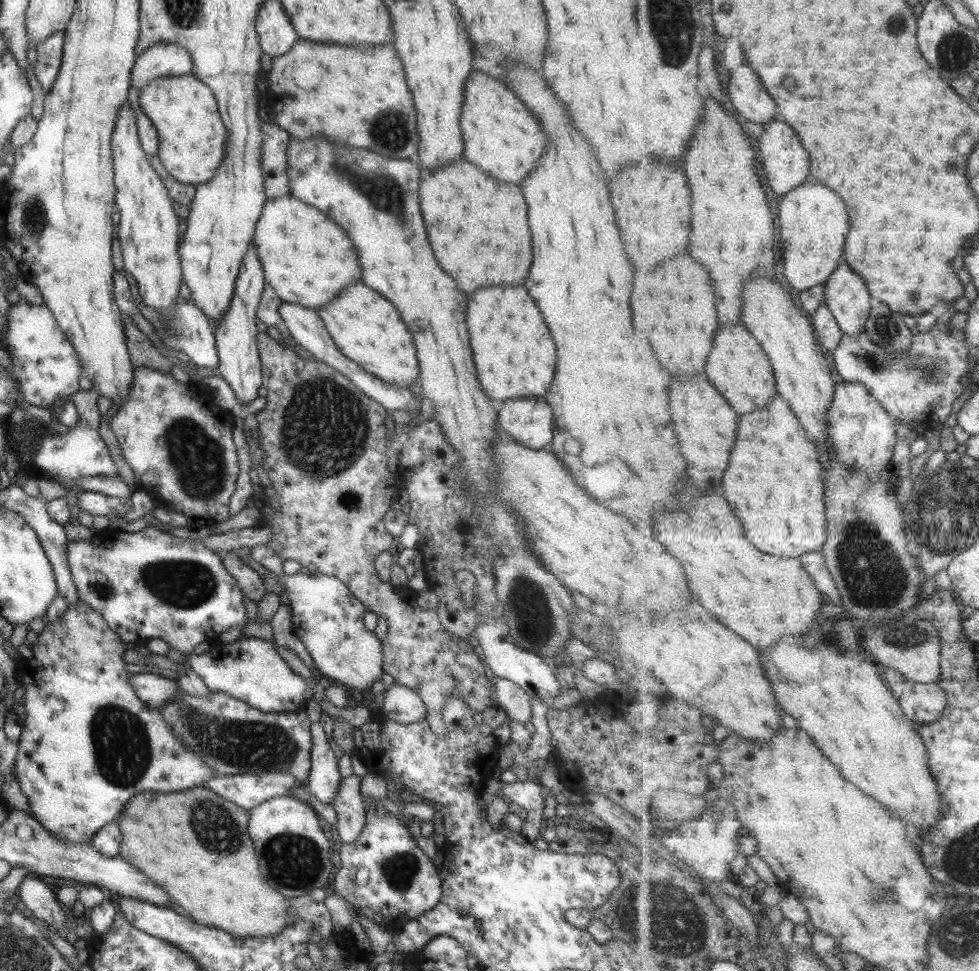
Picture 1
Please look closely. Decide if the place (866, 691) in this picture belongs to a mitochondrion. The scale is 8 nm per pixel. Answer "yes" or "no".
no

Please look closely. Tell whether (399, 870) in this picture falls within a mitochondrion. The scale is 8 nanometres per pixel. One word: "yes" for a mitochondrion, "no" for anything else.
yes

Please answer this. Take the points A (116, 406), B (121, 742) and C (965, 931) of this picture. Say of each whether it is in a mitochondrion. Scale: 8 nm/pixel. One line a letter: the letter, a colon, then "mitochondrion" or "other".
A: other
B: mitochondrion
C: mitochondrion

